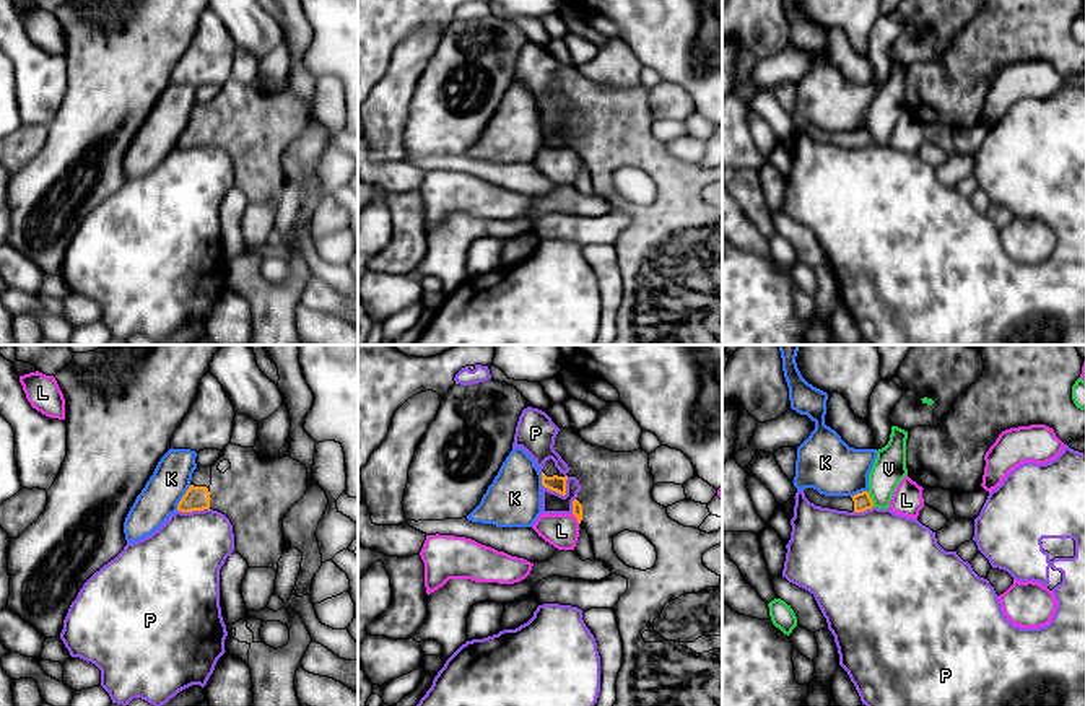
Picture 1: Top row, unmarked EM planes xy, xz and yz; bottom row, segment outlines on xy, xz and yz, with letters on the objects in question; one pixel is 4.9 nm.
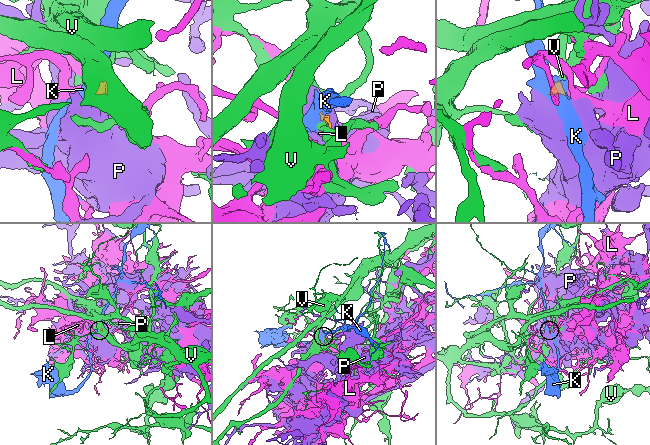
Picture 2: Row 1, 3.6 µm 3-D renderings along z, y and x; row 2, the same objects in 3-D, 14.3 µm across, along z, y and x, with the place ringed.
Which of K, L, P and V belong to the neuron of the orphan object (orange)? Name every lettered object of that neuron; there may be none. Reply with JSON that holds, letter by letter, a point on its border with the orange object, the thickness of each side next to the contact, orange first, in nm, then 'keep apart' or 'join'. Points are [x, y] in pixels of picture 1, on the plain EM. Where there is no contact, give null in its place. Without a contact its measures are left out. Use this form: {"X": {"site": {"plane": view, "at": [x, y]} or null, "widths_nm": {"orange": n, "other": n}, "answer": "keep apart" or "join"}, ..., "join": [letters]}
{"K": {"site": {"plane": "xy", "at": [183, 134]}, "widths_nm": {"orange": 130, "other": 190}, "answer": "keep apart"}, "L": {"site": {"plane": "xz", "at": [576, 153]}, "widths_nm": {"orange": 50, "other": 170}, "answer": "keep apart"}, "P": {"site": {"plane": "xz", "at": [562, 129]}, "widths_nm": {"orange": 80, "other": 130}, "answer": "keep apart"}, "V": {"site": {"plane": "yz", "at": [871, 135]}, "widths_nm": {"orange": 90, "other": 160}, "answer": "keep apart"}, "join": []}

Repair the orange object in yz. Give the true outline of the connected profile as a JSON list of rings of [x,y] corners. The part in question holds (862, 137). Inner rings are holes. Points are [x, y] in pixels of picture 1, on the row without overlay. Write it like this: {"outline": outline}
{"outline": [[[805,124],[804,129],[810,138],[821,143],[848,146],[848,148],[852,148],[852,146],[864,148],[874,143],[874,137],[869,127],[862,127],[854,132],[825,132],[813,124]]]}

